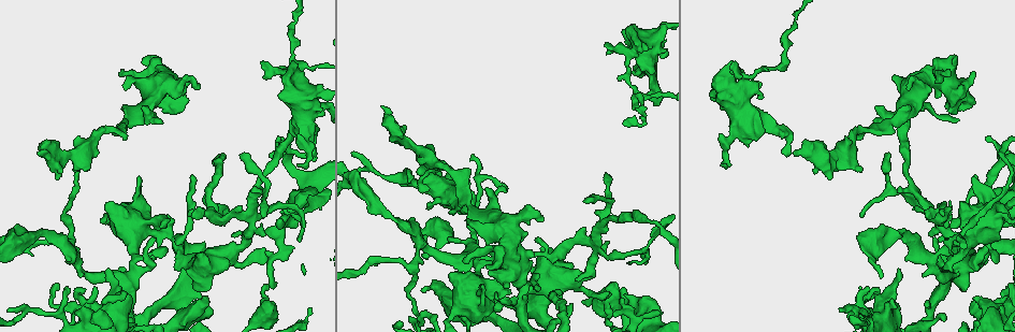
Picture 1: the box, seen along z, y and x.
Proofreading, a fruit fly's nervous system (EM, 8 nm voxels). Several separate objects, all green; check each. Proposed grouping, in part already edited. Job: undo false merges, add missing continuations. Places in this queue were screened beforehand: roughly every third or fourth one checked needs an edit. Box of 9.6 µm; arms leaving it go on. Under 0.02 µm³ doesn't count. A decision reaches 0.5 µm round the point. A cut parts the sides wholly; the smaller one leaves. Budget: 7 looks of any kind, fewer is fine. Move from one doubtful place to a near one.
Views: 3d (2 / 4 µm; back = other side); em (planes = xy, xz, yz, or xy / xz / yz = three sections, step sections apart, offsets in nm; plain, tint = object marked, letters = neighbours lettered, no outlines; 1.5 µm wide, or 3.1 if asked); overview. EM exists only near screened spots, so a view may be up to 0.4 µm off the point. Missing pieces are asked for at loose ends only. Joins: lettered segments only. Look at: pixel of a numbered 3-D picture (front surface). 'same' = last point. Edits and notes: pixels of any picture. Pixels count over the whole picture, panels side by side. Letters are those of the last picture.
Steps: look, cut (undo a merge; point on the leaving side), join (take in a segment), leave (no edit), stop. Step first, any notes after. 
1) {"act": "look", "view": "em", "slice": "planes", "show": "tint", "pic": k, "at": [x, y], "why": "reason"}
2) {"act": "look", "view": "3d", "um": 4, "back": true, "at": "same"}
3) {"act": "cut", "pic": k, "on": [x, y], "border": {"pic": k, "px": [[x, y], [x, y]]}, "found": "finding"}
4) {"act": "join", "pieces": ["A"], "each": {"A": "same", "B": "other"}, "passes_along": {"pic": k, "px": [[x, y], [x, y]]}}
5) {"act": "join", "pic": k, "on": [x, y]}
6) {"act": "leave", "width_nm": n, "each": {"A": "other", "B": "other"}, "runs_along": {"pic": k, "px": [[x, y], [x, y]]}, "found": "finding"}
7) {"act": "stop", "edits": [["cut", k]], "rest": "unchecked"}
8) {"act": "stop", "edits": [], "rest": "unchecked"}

{"act": "look", "view": "em", "slice": "xz", "step": 8, "show": "letters", "pic": 1, "at": [944, 318], "why": "an open end"}

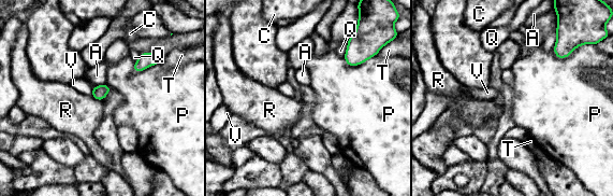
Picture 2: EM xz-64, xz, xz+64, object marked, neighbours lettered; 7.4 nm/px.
{"act": "leave", "longest_contact_nm": ["P", 220], "each": {"A": "other", "C": "other", "P": "other", "Q": "other", "R": "other", "T": "other", "V": "other"}, "border": {"pic": 2, "px": [[91, 96], [101, 100]]}, "found": "no lettered segment goes on from it"}

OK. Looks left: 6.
{"act": "look", "view": "em", "slice": "planes", "show": "letters", "pic": 1, "at": [471, 171], "why": "branch stops here"}

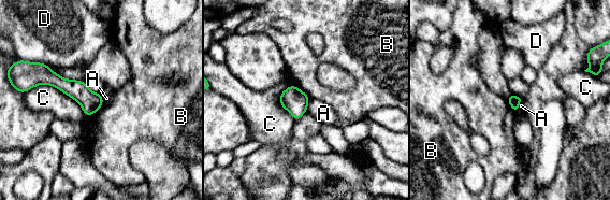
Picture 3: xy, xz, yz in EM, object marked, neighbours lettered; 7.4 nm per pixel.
{"act": "leave", "each": {"A": "other", "B": "other", "C": "other", "D": "other"}, "found": "no lettered segment goes on from it"}

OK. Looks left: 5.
{"act": "look", "view": "em", "slice": "xz", "step": 4, "show": "tint", "pic": 1, "at": [971, 105], "why": "thick end"}

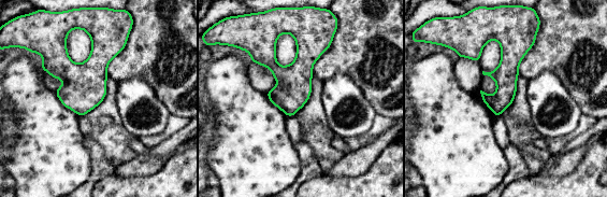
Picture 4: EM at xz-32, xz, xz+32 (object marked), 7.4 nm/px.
{"act": "look", "view": "em", "slice": "planes", "show": "letters", "at": "same", "why": "cut it another way"}

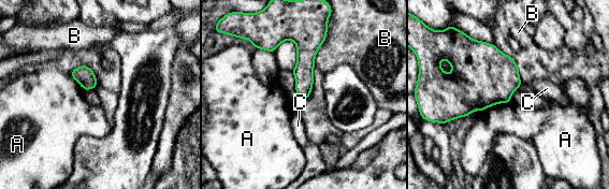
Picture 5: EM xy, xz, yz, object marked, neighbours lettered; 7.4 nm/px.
{"act": "leave", "each": {"A": "other", "B": "other", "C": "other"}, "found": "no lettered segment goes on from it"}

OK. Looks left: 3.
{"act": "stop", "edits": [], "rest": "unchecked"}

